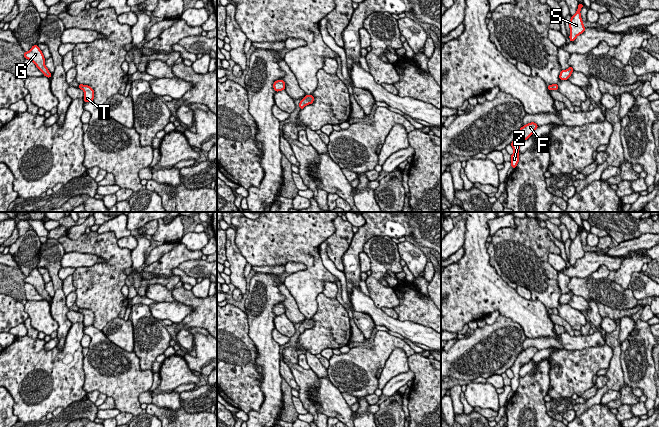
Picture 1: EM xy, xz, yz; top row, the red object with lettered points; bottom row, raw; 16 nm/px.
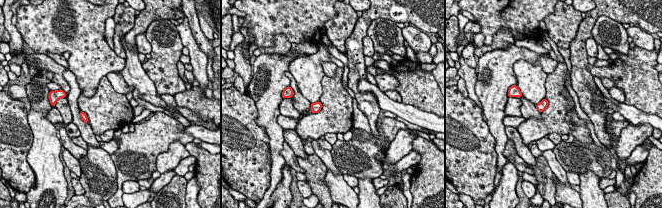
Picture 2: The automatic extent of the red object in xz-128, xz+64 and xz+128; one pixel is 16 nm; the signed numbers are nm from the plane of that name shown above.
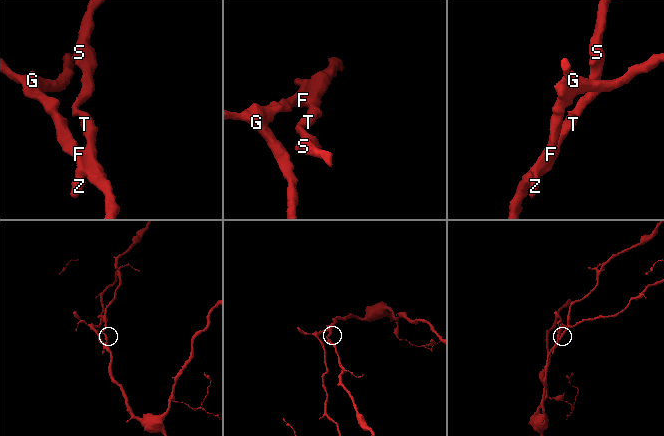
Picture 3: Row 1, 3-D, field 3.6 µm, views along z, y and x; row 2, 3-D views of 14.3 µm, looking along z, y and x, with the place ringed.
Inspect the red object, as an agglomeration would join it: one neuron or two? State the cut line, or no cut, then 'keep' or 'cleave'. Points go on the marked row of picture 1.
no cut | keep

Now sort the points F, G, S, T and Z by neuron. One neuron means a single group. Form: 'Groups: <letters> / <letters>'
Groups: F G S T Z

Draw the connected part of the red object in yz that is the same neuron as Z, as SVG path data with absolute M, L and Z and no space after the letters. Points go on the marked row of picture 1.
M531 122L521 127L518 131L513 142L510 144L514 150L514 153L511 155L511 167L516 168L519 162L519 148L521 142L527 140L534 133L537 127L538 125L536 123Z

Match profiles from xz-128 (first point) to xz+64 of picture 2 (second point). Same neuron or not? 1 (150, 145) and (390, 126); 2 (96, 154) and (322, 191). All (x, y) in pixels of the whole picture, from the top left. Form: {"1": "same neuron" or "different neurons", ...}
{"1": "same neuron", "2": "different neurons"}

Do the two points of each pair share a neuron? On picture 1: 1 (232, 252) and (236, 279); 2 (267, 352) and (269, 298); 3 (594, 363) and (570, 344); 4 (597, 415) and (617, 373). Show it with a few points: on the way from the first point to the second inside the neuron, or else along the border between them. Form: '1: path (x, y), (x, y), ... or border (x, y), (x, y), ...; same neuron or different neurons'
1: path (235, 259), (236, 272); same neuron
2: path (264, 339), (264, 311); same neuron
3: border (600, 345), (573, 350), (554, 348); different neurons
4: border (600, 403), (592, 405), (580, 416); different neurons

